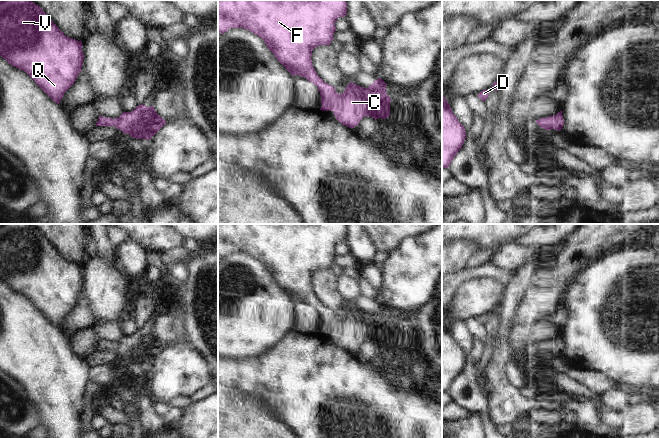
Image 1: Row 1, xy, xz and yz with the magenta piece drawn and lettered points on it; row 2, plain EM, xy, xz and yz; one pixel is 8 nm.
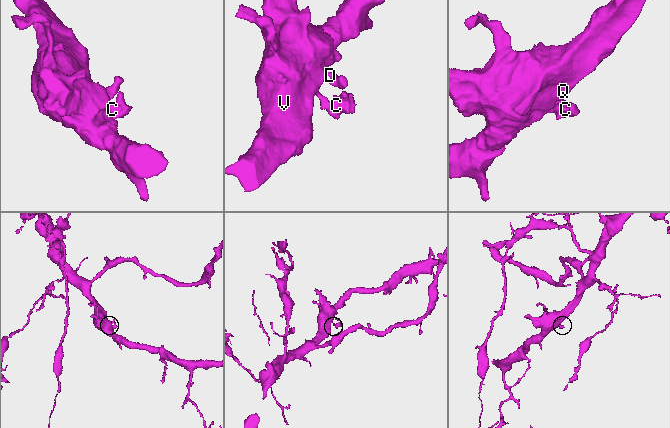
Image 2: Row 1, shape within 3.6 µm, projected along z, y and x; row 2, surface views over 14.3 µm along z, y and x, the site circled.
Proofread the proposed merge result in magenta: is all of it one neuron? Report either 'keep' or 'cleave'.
keep

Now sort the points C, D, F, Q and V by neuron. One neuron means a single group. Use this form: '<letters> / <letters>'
C D F Q V

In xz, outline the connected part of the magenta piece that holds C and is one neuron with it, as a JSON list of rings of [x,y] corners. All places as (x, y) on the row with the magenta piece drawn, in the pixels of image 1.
[[[218,0],[218,32],[221,34],[227,32],[230,28],[244,28],[249,30],[250,32],[254,33],[255,35],[262,38],[268,47],[268,49],[274,54],[277,60],[286,68],[286,70],[292,75],[299,75],[301,77],[306,78],[308,81],[312,82],[314,85],[318,87],[318,90],[321,95],[321,108],[322,111],[333,111],[336,119],[343,125],[353,129],[355,126],[359,124],[365,116],[370,116],[372,118],[379,119],[386,119],[390,116],[390,102],[391,99],[386,93],[386,83],[381,79],[378,78],[375,80],[368,88],[361,87],[359,85],[350,82],[344,92],[342,94],[338,94],[335,90],[335,87],[325,83],[316,73],[313,65],[312,65],[312,51],[314,48],[320,45],[327,45],[329,46],[333,39],[334,32],[336,31],[335,22],[339,17],[345,17],[347,13],[347,3],[346,0]]]

